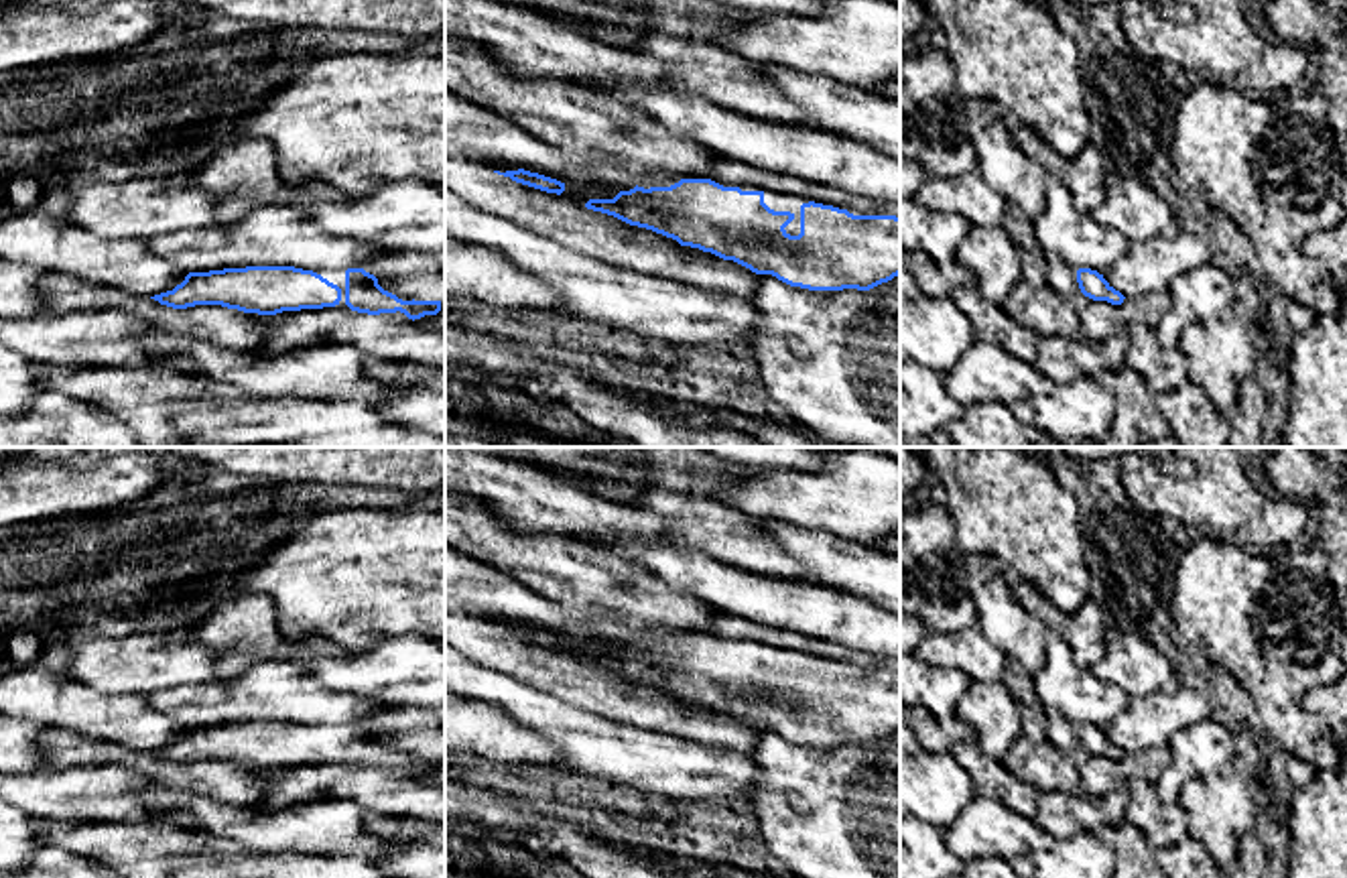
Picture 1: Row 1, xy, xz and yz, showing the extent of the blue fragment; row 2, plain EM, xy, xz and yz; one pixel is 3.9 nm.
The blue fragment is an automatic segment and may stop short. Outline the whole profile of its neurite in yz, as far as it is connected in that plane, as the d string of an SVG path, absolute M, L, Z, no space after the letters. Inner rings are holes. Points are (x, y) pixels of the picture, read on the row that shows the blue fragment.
M1046 254L1046 268L1046 285L1067 301L1075 301L1081 293L1093 301L1107 301L1111 305L1121 305L1126 299L1097 270L1077 270L1056 254Z

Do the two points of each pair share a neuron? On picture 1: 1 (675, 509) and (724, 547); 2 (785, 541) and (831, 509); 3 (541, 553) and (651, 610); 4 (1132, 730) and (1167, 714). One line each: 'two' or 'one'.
1: one
2: two
3: one
4: one

